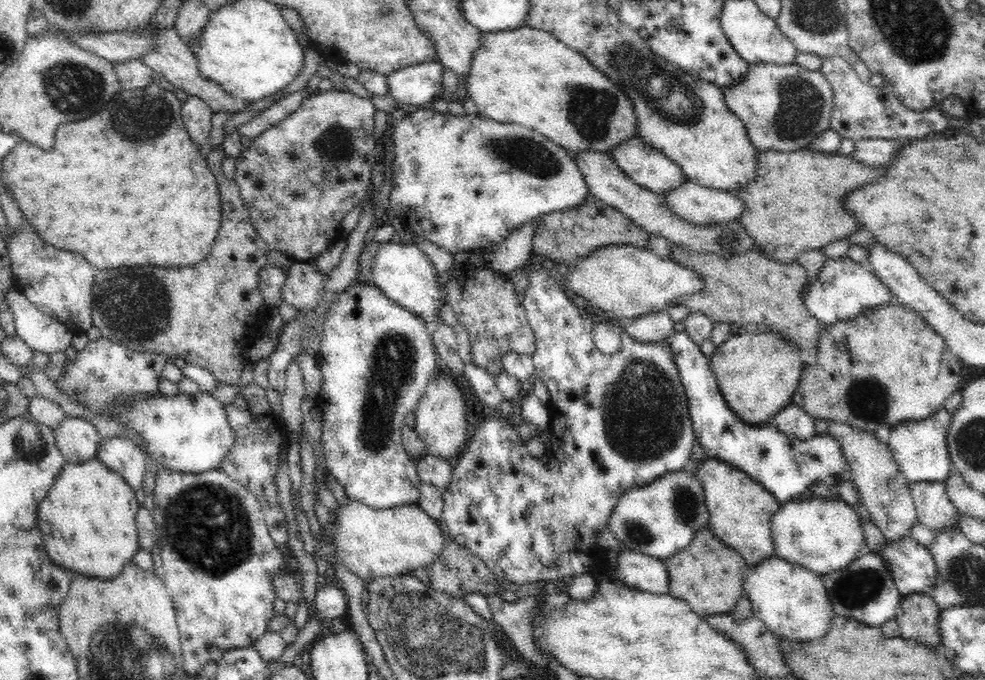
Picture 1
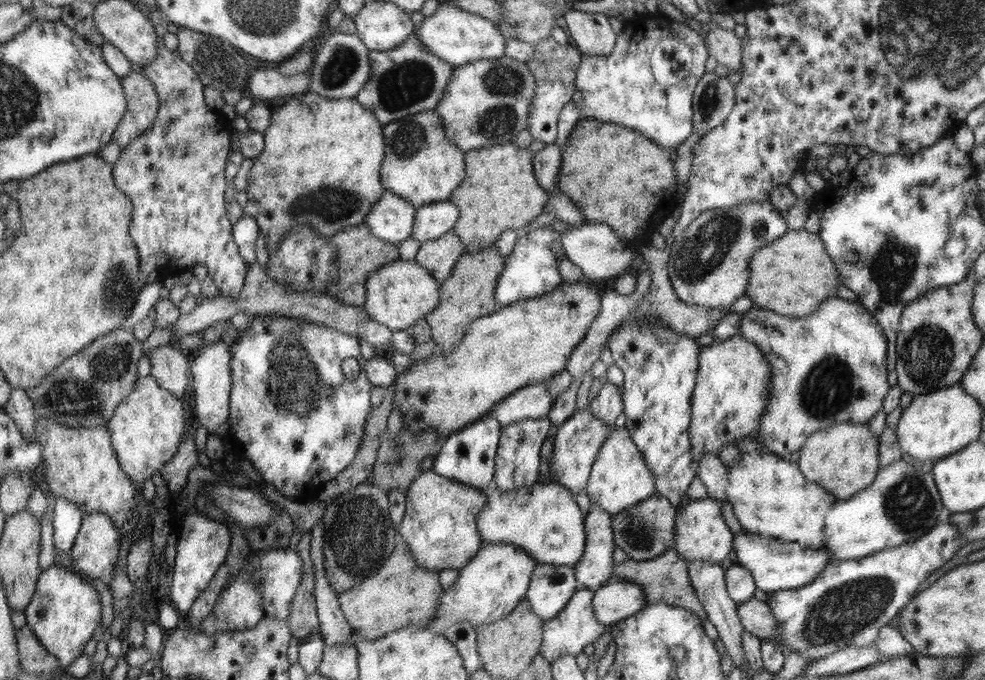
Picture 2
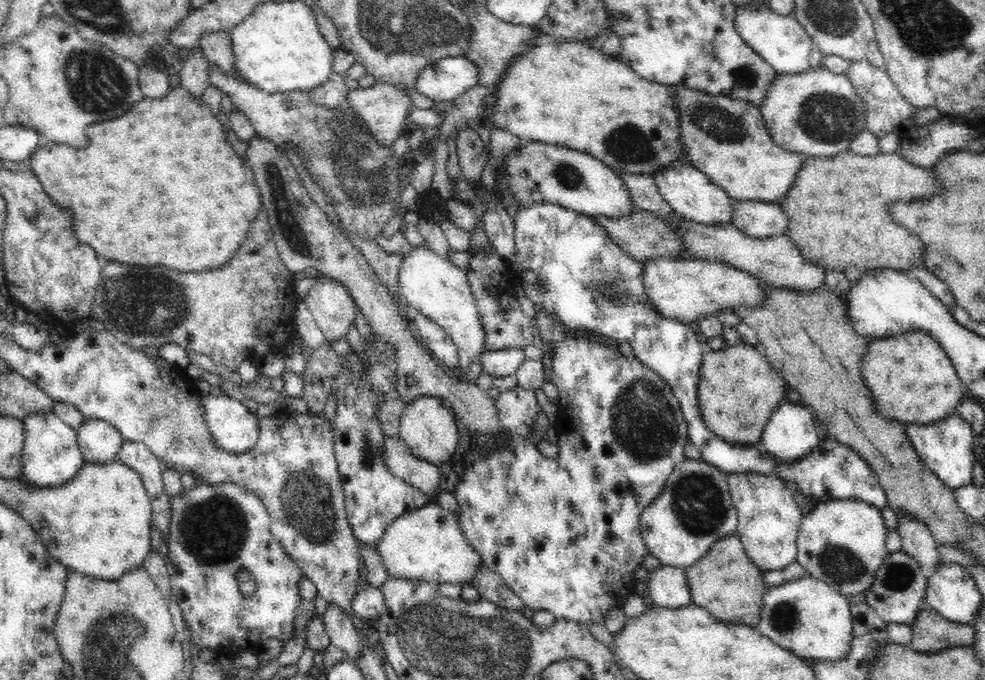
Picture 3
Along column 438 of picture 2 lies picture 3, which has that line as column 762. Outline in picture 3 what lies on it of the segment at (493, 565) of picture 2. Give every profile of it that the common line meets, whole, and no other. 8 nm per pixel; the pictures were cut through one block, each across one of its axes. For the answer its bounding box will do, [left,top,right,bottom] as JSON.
[754,574,853,662]

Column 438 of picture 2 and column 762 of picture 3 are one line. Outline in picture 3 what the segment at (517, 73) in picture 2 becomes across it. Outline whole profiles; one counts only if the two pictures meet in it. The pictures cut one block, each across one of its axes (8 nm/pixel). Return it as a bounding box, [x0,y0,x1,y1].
[759,66,867,158]

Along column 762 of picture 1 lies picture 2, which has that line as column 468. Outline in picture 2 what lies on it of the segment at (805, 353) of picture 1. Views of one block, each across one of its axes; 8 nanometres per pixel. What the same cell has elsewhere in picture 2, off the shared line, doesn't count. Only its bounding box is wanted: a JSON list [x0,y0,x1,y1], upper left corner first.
[425,244,505,353]

